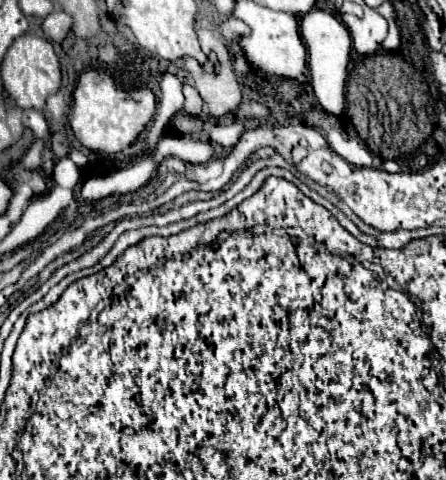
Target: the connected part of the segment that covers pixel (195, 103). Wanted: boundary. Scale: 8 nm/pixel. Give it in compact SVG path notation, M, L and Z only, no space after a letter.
M184 84L184 96L186 96L186 102L184 102L184 112L186 112L186 114L190 114L190 116L200 116L200 114L202 114L204 100L200 98L198 90L196 90L194 86Z

